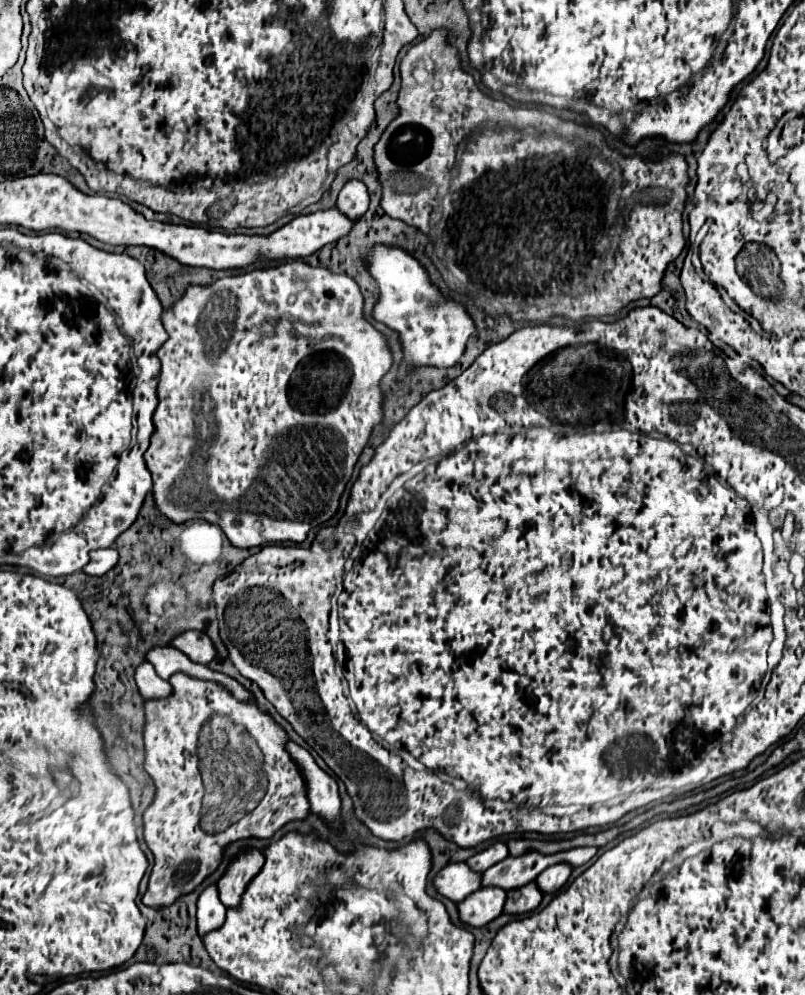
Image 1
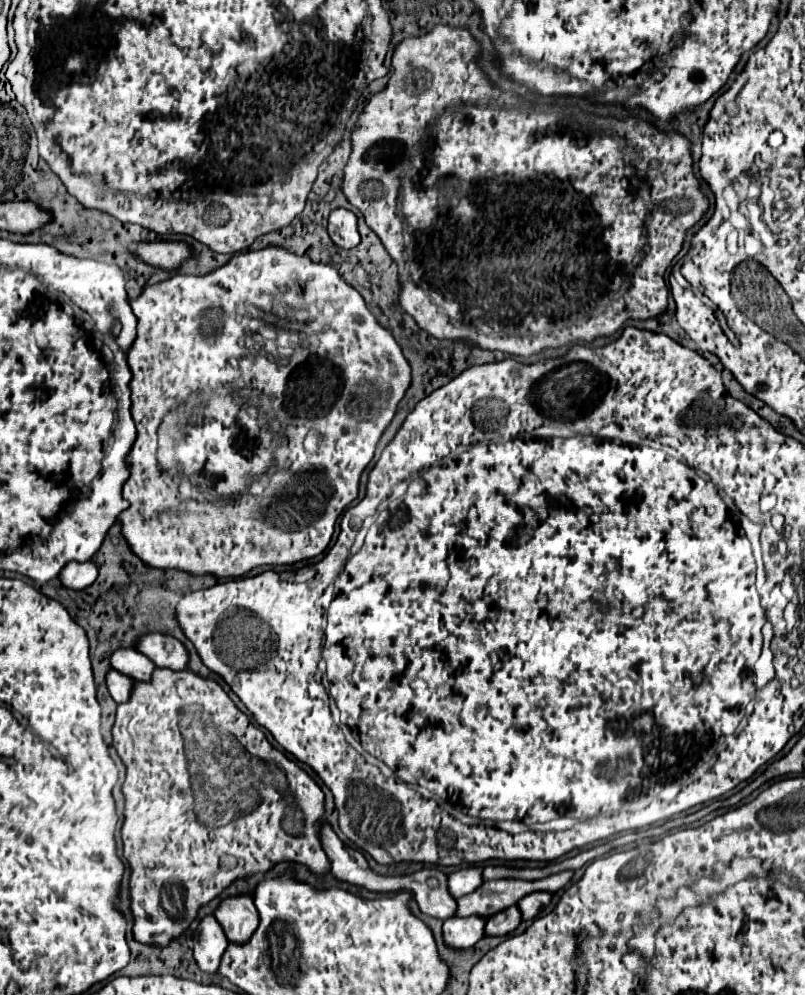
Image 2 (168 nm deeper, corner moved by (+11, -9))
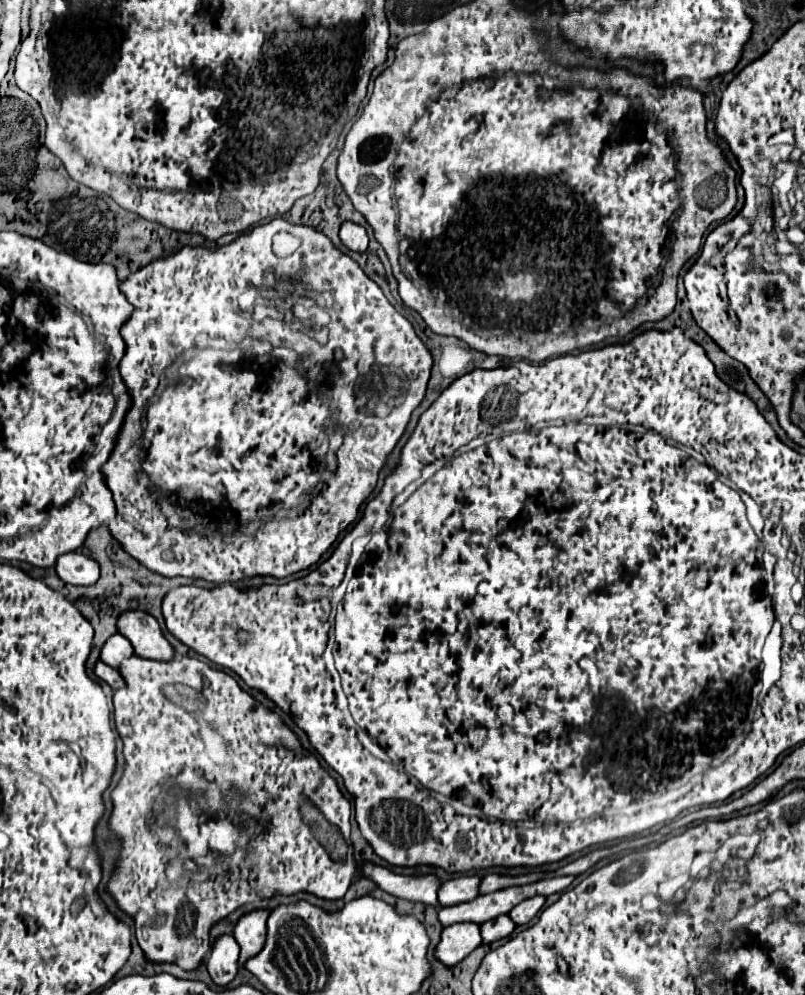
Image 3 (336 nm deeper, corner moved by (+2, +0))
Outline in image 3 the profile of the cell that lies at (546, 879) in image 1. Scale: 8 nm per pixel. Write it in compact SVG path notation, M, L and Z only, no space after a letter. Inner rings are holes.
M533 897L533 899L529 899L529 901L523 901L523 903L519 903L519 905L509 913L509 917L511 917L513 923L525 925L525 923L529 923L529 921L537 915L537 911L543 907L543 903L545 903L543 897Z

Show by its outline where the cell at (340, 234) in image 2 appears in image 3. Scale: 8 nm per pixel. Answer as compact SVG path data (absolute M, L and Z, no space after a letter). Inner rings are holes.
M343 223L339 237L341 237L341 241L345 243L347 249L357 251L357 253L367 251L369 239L367 239L367 233L365 233L365 229L363 229L361 225L355 225L355 223Z

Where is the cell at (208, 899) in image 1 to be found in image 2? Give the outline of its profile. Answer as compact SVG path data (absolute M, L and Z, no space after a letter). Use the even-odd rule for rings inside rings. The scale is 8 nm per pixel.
M214 916L200 918L198 942L194 944L194 958L202 972L214 974L218 970L222 952L228 946L228 938Z

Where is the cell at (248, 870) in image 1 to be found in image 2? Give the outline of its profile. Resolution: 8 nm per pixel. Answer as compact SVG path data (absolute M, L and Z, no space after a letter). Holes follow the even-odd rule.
M238 894L224 898L214 912L216 920L224 928L230 942L246 942L258 926L258 912L252 902L252 894Z

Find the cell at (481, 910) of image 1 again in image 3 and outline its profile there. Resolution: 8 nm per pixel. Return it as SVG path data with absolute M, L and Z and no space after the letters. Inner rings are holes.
M455 923L441 931L441 941L435 947L435 959L441 961L445 967L455 967L479 945L481 945L479 925Z

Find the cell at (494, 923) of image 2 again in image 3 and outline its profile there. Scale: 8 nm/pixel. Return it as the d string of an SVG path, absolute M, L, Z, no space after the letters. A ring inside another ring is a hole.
M503 915L499 919L491 919L491 921L483 923L483 927L479 927L479 929L481 929L483 945L491 945L493 941L509 937L513 933L513 929L515 929L515 923L507 915Z

